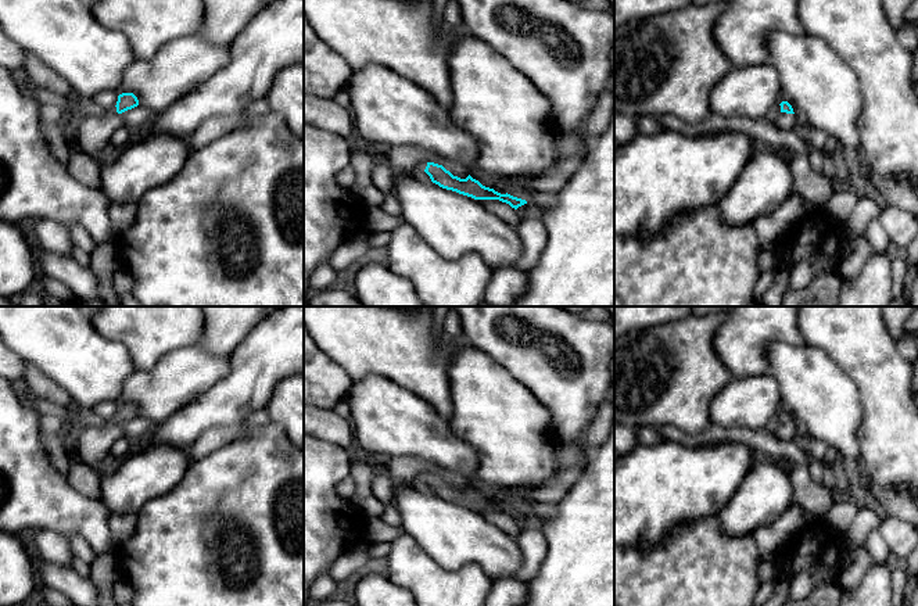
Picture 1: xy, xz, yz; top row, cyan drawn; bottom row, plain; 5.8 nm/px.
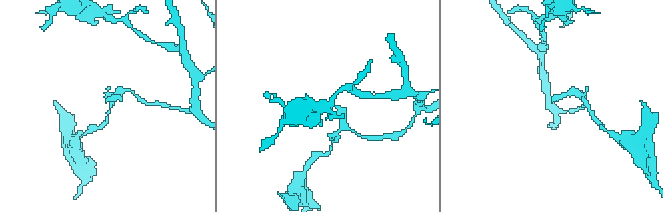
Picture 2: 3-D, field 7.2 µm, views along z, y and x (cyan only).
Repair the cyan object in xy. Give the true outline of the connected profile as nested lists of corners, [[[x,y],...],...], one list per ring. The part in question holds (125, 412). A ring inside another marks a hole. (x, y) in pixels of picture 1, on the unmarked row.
[[[133,404],[118,406],[116,416],[98,427],[83,427],[75,433],[75,456],[87,465],[100,463],[108,453],[115,441],[123,437],[122,423],[139,416]]]

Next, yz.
[[[782,412],[781,424],[774,435],[782,441],[793,441],[796,435],[796,428],[792,416],[788,412]]]

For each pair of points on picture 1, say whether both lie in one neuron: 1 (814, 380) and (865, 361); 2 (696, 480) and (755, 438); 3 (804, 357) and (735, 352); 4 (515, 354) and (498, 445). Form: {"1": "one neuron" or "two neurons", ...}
{"1": "two neurons", "2": "two neurons", "3": "two neurons", "4": "two neurons"}

